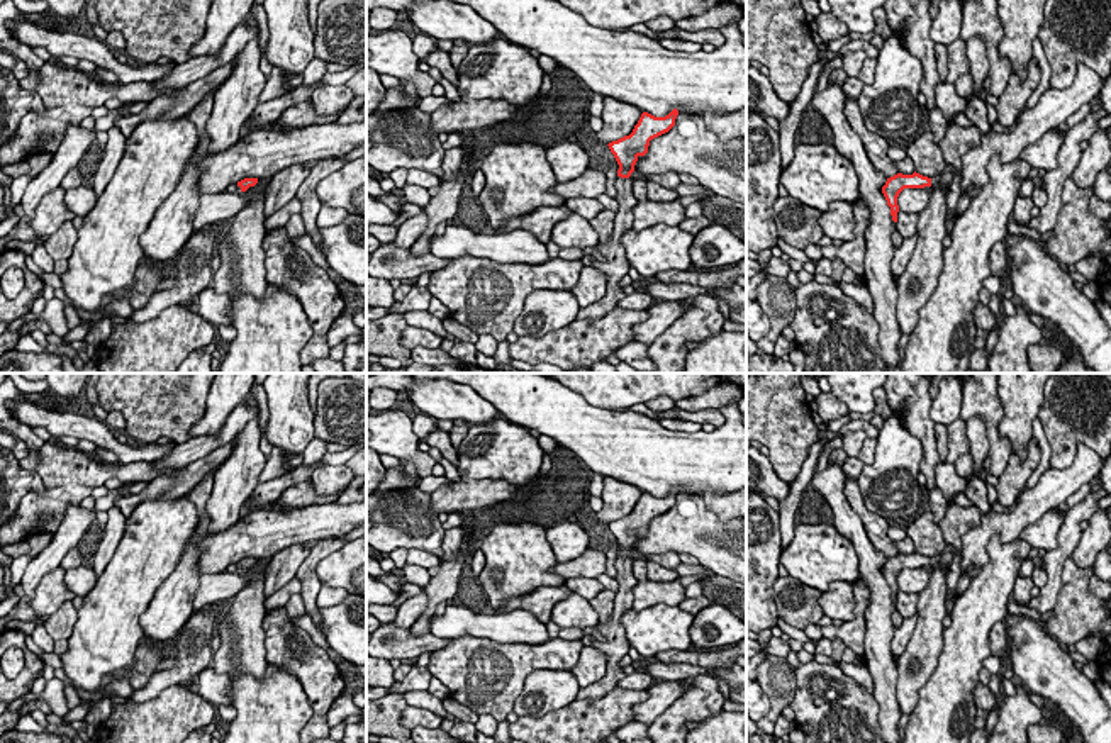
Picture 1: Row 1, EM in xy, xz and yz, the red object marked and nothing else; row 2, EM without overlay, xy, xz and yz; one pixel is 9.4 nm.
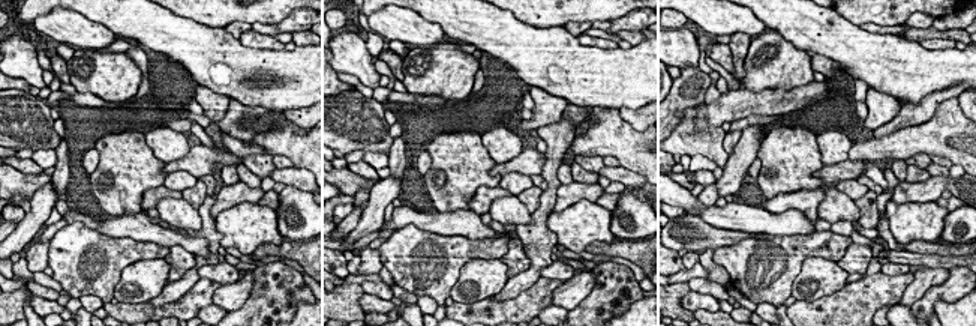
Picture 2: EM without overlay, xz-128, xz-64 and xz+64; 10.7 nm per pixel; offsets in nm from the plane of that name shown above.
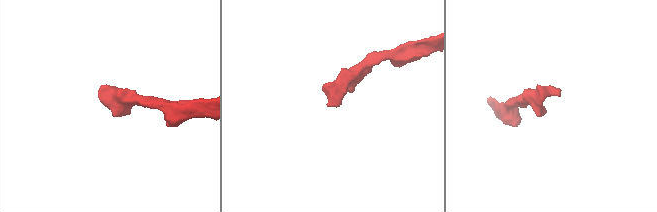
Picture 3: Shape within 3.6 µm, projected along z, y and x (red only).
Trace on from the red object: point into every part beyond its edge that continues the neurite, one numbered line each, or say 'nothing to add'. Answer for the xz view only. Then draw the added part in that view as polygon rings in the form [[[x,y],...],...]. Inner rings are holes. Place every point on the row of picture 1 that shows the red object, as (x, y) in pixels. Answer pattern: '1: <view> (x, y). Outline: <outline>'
1: xz (616, 265). Outline: [[[617,176],[614,182],[616,187],[616,198],[619,202],[619,209],[614,215],[614,231],[607,243],[597,246],[597,253],[604,256],[604,261],[595,260],[590,256],[592,265],[595,270],[606,275],[606,295],[578,310],[577,321],[582,319],[600,319],[609,310],[616,307],[616,304],[626,295],[619,285],[624,275],[629,271],[629,261],[626,258],[624,248],[621,244],[621,237],[626,231],[633,226],[633,209],[638,205],[638,200],[633,193],[633,182],[634,178],[621,178]]]

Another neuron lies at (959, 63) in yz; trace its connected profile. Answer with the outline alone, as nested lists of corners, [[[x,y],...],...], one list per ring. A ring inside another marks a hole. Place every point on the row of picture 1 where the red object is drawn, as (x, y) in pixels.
[[[957,37],[946,46],[948,53],[948,75],[946,83],[955,85],[960,75],[970,73],[970,63],[967,58],[967,42]]]

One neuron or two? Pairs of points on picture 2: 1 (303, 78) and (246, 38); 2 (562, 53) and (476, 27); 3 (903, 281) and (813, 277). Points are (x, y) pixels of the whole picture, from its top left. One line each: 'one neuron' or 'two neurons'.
1: two neurons
2: one neuron
3: two neurons

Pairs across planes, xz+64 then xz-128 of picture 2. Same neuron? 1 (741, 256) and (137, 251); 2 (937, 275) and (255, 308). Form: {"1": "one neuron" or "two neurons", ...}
{"1": "one neuron", "2": "two neurons"}

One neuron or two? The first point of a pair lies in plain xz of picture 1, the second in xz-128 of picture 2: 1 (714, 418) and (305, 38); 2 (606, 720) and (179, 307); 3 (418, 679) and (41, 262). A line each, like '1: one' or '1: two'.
1: one
2: one
3: one

